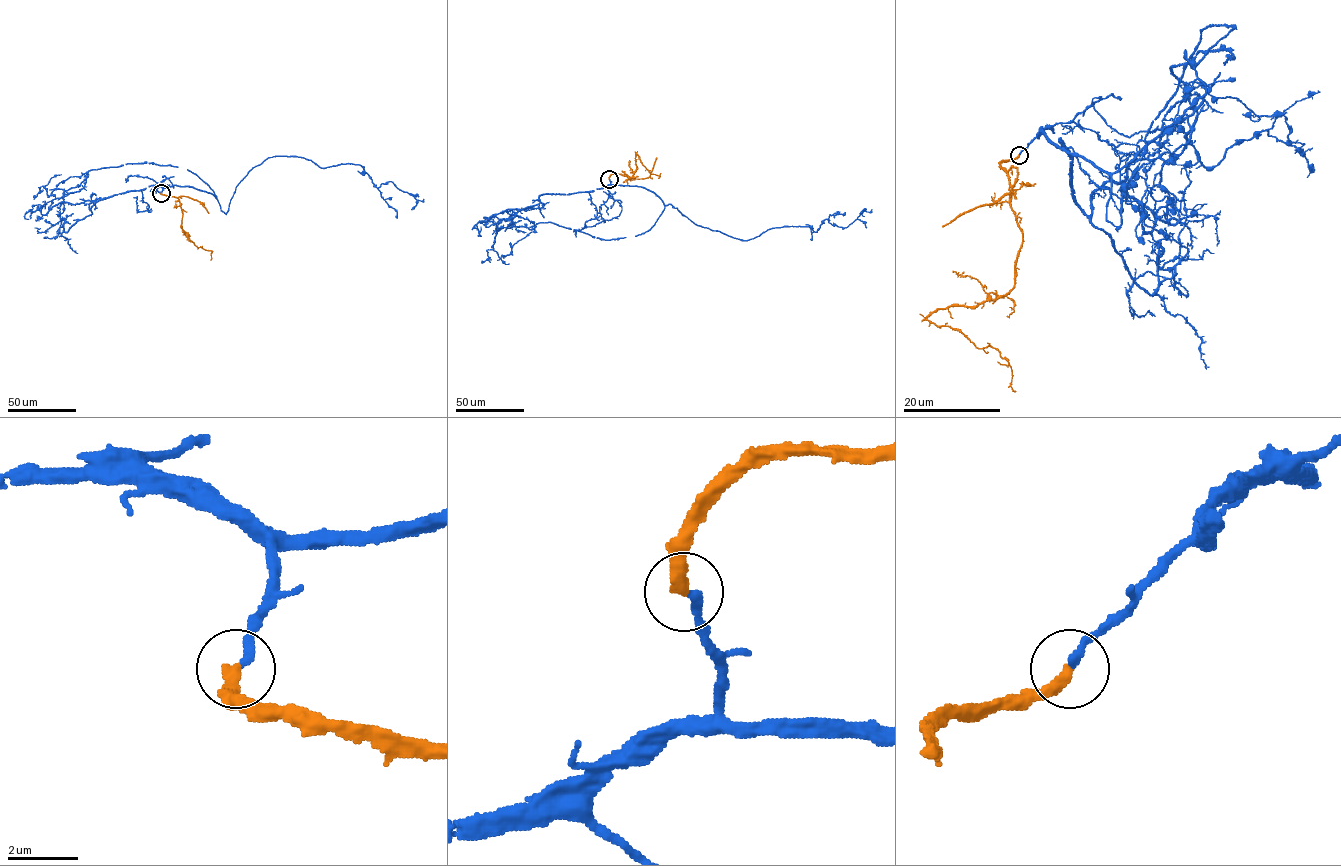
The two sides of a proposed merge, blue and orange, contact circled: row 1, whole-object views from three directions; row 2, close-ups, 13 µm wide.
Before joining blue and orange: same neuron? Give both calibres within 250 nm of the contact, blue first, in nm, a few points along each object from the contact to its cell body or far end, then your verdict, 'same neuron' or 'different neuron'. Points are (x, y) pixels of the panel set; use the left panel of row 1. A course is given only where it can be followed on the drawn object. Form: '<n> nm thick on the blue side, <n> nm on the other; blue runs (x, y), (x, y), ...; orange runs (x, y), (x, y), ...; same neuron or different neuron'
240 nm thick on the blue side, 380 nm on the other; blue runs (161, 192), (192, 186), (226, 213), (250, 170), (294, 156), (359, 164), (377, 187), (412, 195), (412, 209); orange runs (161, 192), (178, 199), (182, 213), (181, 227), (198, 247), (211, 250), (210, 259); different neuron

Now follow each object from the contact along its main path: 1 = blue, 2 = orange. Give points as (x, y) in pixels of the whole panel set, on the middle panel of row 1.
1: (609, 179), (742, 240), (786, 226), (816, 232), (826, 219), (846, 227), (860, 213)
2: (609, 179), (613, 174), (624, 175), (630, 180), (636, 168), (635, 153), (650, 173), (659, 175), (658, 178)

